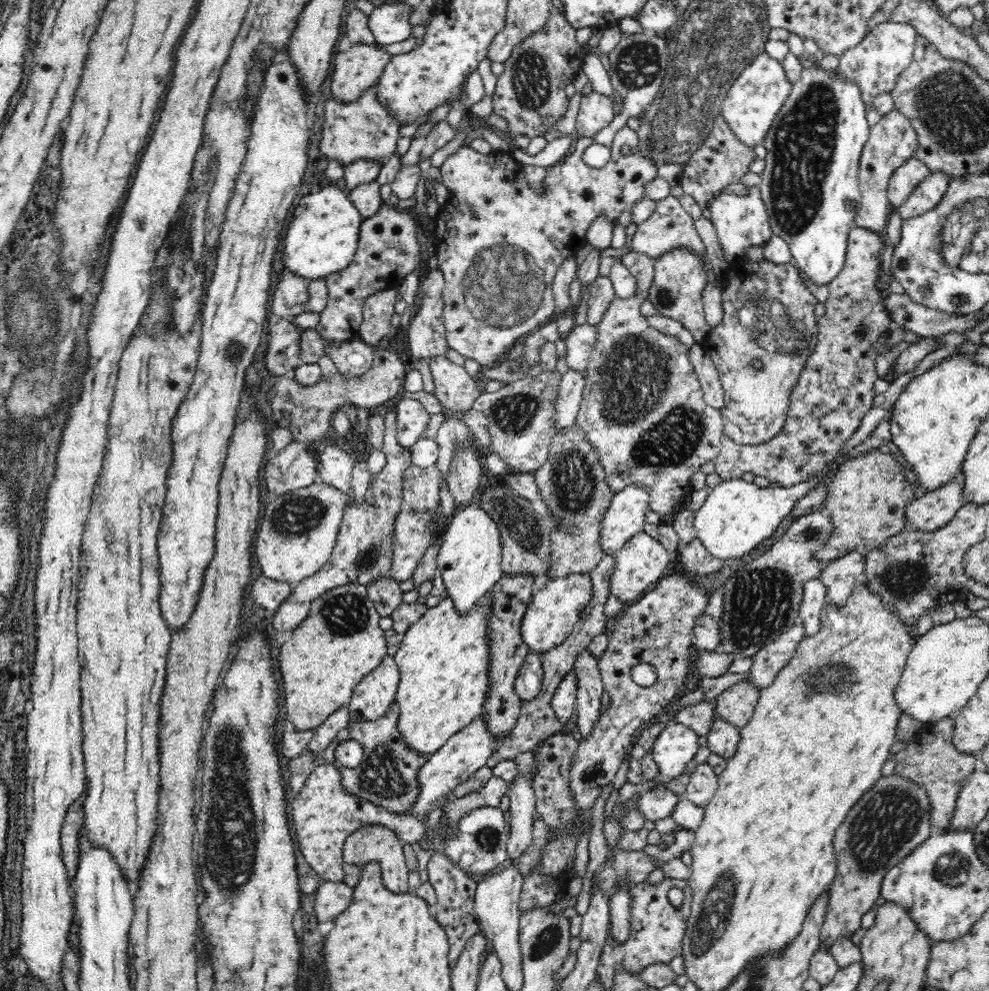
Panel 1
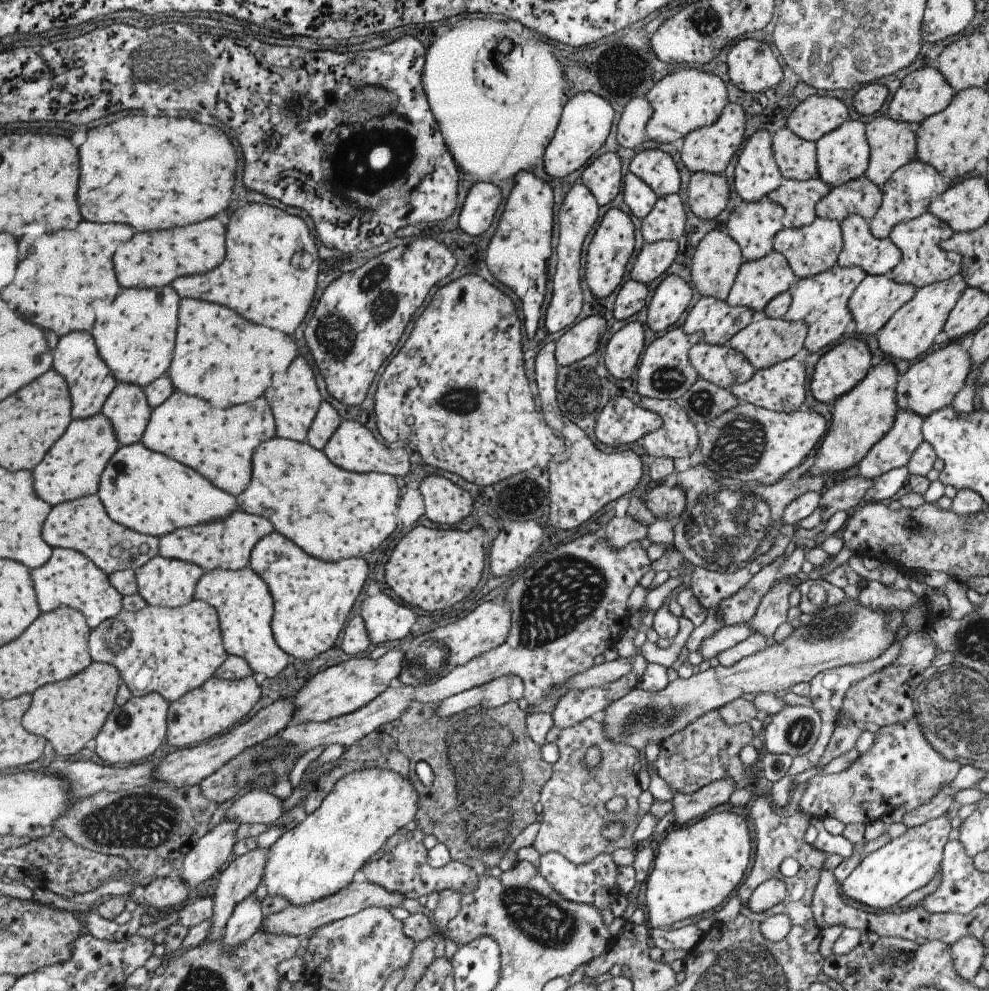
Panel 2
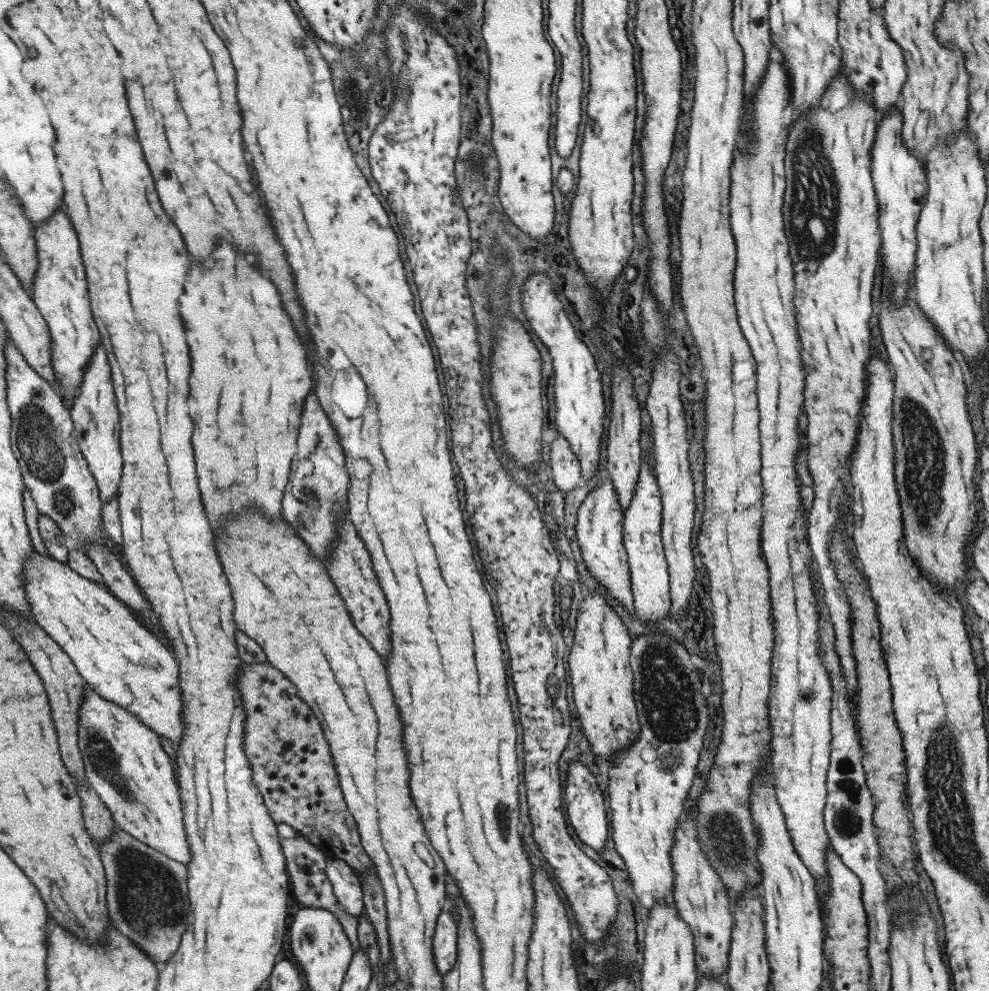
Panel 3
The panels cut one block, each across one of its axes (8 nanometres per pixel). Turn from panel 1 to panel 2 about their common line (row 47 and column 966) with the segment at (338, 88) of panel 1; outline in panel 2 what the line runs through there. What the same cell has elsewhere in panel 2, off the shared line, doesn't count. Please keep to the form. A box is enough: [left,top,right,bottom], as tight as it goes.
[896,342,972,418]

